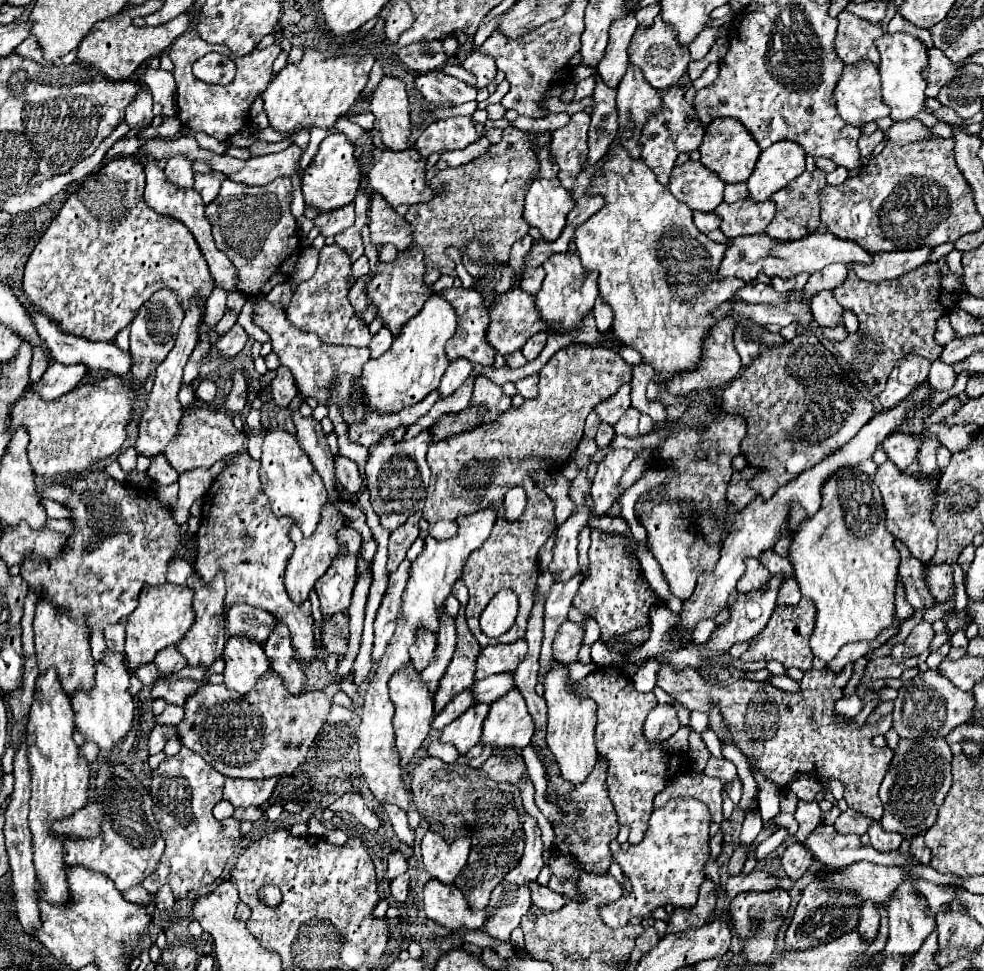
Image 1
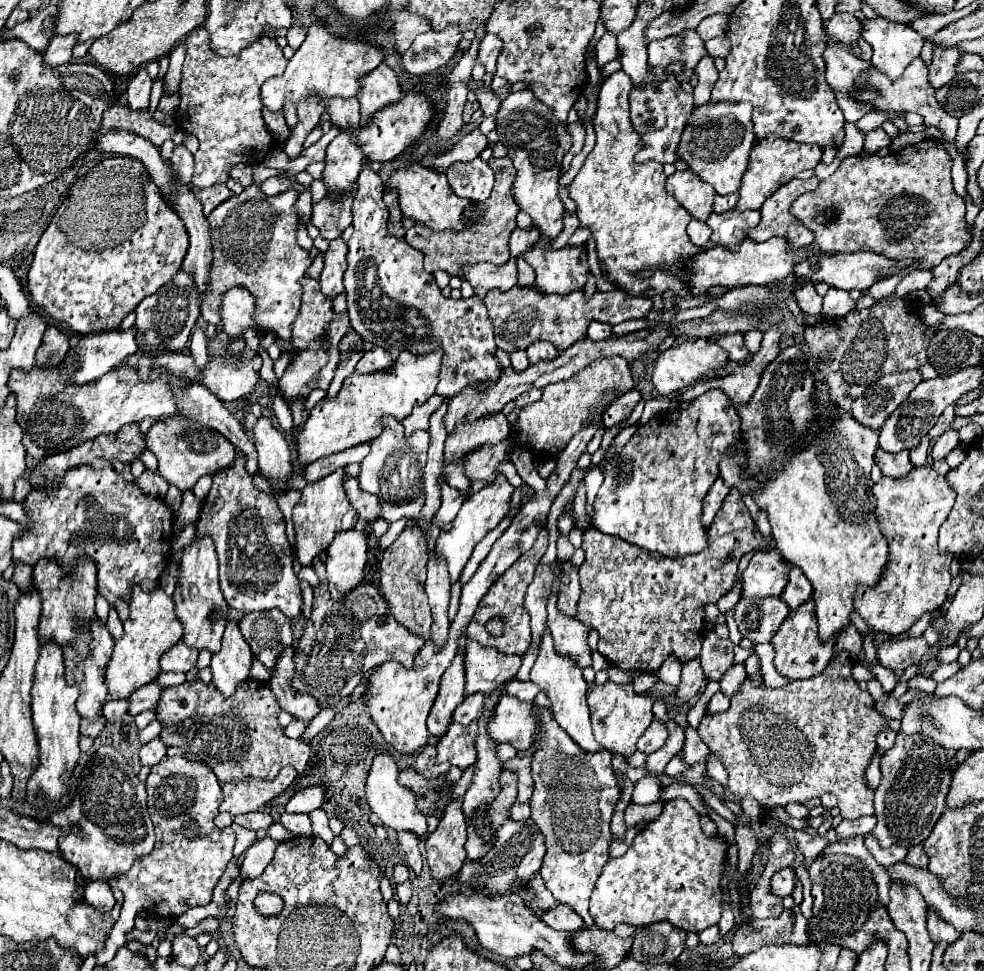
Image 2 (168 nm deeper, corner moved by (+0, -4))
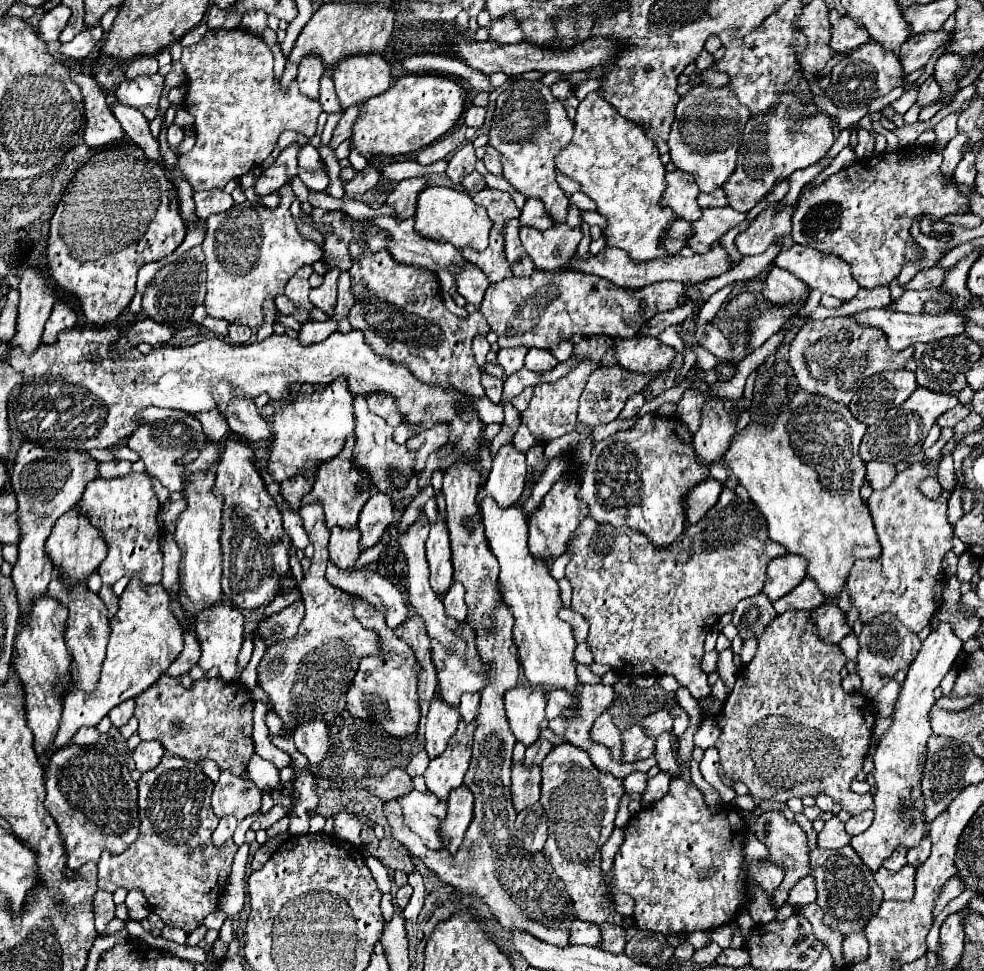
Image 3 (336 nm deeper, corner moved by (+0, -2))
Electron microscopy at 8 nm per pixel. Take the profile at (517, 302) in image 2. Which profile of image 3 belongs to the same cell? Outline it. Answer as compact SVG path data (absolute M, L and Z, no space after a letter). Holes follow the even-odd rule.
M534 271L530 277L510 277L506 281L500 281L500 285L490 285L486 289L484 301L480 305L482 315L486 317L490 329L498 335L498 345L500 347L540 347L546 349L554 343L568 341L570 335L580 333L584 337L588 335L606 335L606 337L622 337L630 339L634 337L640 327L650 321L656 313L660 311L670 311L678 305L678 297L684 295L684 285L682 283L654 283L642 289L622 289L616 287L614 283L594 277L588 273L580 271Z

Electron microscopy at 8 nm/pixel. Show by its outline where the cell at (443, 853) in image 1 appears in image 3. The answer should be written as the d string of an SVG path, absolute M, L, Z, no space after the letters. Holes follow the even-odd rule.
M460 785L458 789L450 791L446 805L448 805L448 815L440 825L440 833L448 839L448 851L456 853L472 821L474 797L466 785Z

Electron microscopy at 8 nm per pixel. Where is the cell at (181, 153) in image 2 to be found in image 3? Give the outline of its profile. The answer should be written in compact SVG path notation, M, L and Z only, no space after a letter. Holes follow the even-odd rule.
M172 123L172 125L168 127L168 145L170 145L170 149L176 151L176 147L182 143L182 139L184 139L184 131L182 131L182 127Z

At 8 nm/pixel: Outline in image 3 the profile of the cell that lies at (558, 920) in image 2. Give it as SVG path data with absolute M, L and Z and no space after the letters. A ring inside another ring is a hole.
M574 921L574 933L570 933L572 945L588 945L588 947L600 947L602 933L598 925Z

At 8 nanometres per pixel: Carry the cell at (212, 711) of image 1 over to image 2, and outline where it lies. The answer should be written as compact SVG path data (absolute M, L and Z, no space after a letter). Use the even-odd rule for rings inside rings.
M248 679L228 699L212 683L186 681L178 687L164 689L156 711L158 721L164 723L160 737L166 747L180 747L182 751L198 755L214 769L222 785L248 777L274 779L282 767L294 767L302 773L310 757L308 741L294 741L284 735L278 723L282 709L270 687L260 681Z

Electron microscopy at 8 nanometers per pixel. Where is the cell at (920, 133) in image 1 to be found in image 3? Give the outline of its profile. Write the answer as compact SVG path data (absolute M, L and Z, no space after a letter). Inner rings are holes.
M864 127L858 129L858 145L856 145L856 155L858 159L866 159L874 153L874 137L870 131L866 131Z

